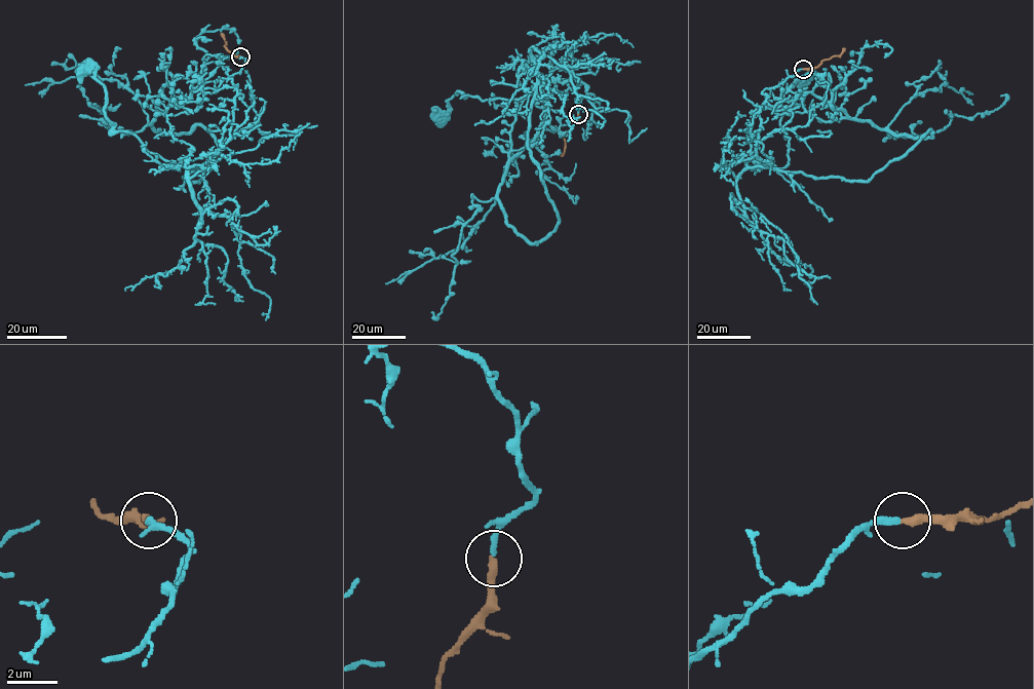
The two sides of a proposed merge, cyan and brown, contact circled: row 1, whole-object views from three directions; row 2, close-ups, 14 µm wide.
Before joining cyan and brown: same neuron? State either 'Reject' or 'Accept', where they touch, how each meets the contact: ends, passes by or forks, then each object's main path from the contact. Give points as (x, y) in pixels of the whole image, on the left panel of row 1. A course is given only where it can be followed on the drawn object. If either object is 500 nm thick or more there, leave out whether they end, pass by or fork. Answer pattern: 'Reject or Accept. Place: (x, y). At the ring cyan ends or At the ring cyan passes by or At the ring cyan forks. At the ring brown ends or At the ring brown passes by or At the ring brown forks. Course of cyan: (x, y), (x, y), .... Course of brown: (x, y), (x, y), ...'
Accept. Place: (240, 56). At the ring cyan ends. At the ring brown ends. Course of cyan: (240, 56), (243, 67), (229, 78), (237, 96), (230, 140), (189, 167), (115, 131), (103, 84), (84, 69). Course of brown: (240, 56), (235, 56), (224, 46), (221, 33)

